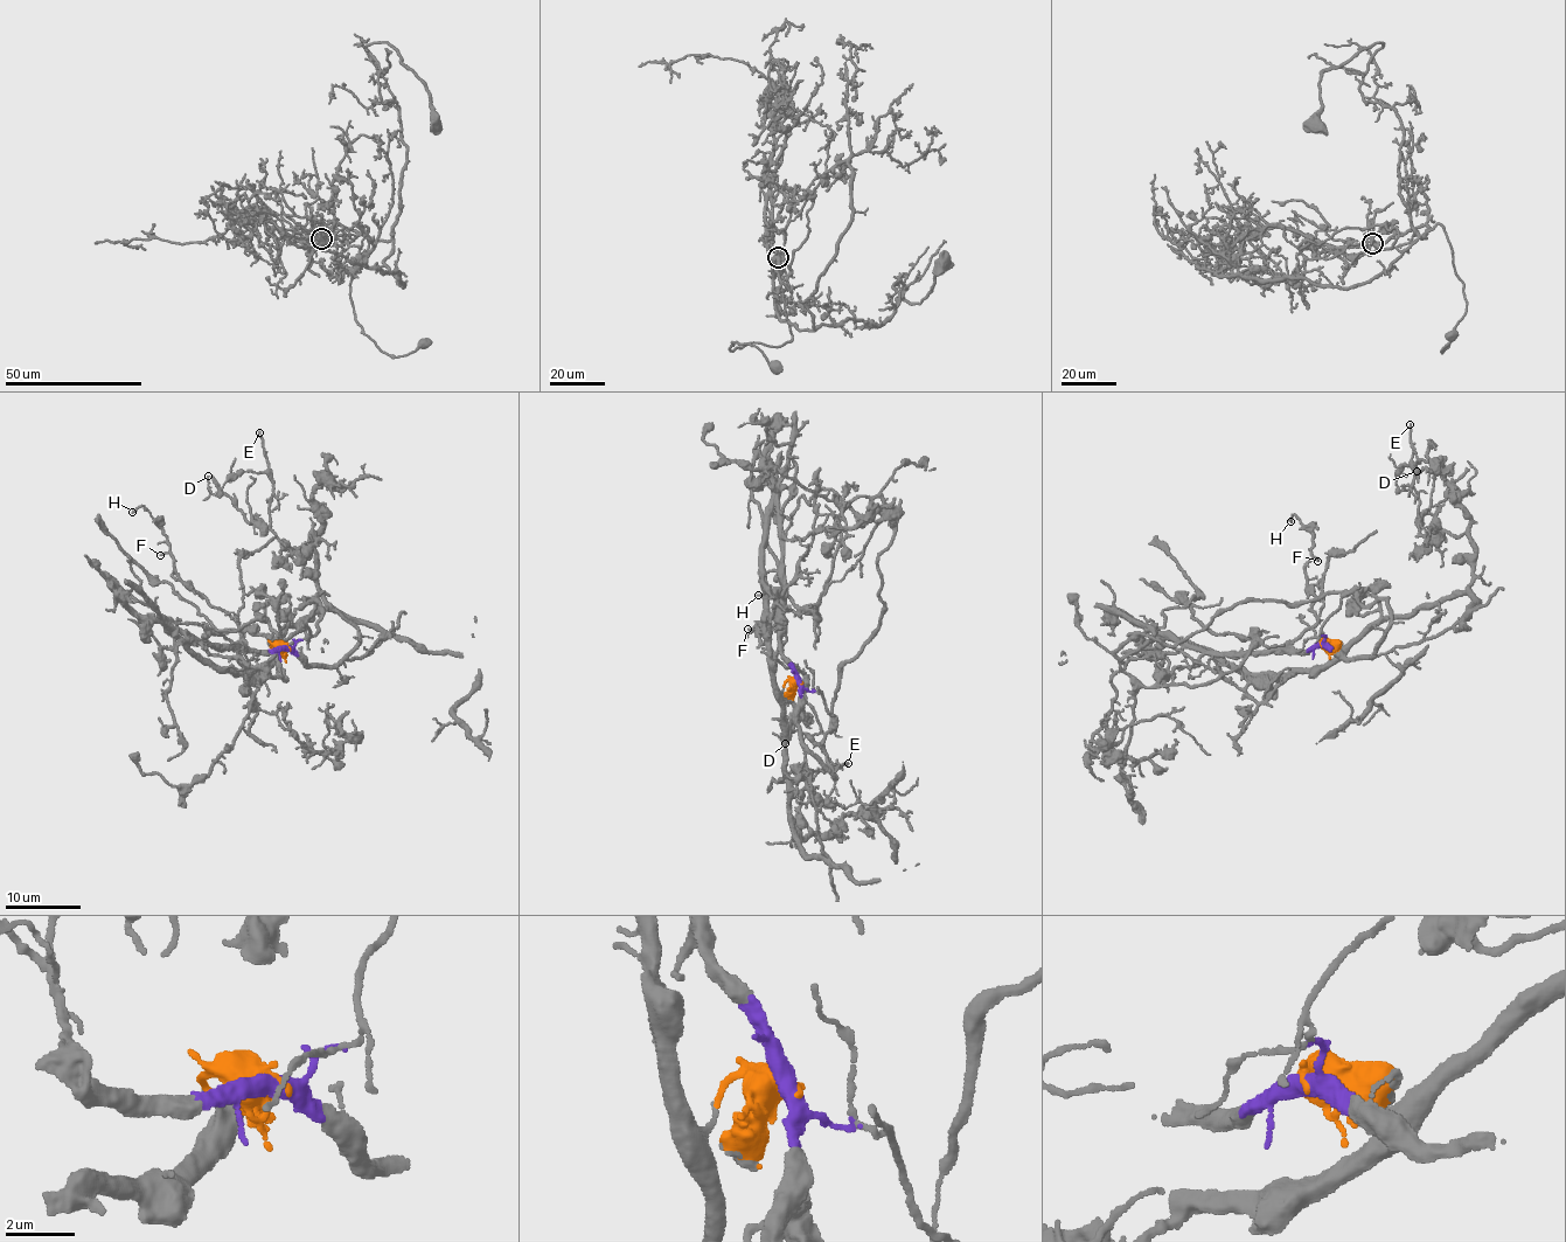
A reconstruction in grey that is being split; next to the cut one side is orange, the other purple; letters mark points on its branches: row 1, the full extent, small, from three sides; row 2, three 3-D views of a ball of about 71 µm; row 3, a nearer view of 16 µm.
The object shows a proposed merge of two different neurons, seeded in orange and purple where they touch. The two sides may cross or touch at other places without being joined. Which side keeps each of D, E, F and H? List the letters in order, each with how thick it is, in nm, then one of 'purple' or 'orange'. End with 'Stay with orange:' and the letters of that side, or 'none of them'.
D: calibre 100 nm; orange
E: calibre 140 nm; orange
F: calibre 120 nm; purple
H: calibre 120 nm; purple
Stay with orange: D, E

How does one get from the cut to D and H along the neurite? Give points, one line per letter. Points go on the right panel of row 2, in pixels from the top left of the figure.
D: (1320, 643), (1350, 645), (1470, 583), (1474, 542), (1421, 535), (1411, 465), (1401, 465), (1399, 491), (1417, 471)
H: (1320, 643), (1296, 651), (1293, 644), (1319, 622), (1304, 564), (1313, 536), (1294, 513), (1290, 521)

